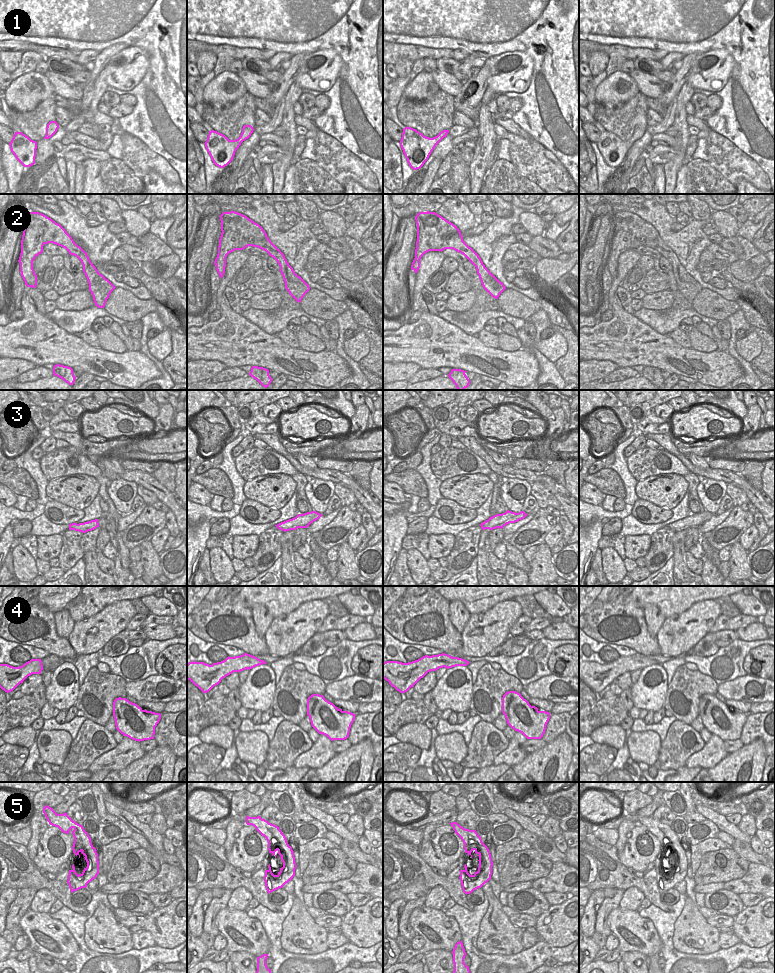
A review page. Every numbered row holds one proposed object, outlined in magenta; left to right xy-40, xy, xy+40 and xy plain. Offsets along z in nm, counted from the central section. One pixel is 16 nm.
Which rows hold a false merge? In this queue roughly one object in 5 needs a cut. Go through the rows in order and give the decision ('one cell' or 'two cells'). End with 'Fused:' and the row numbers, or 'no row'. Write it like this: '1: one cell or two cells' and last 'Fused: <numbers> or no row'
1: one cell
2: two cells
3: one cell
4: one cell
5: one cell
Fused: 2

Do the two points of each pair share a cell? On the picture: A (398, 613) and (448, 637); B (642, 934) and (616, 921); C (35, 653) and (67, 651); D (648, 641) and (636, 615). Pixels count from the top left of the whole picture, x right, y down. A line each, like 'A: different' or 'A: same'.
A: same
B: same
C: different
D: same

